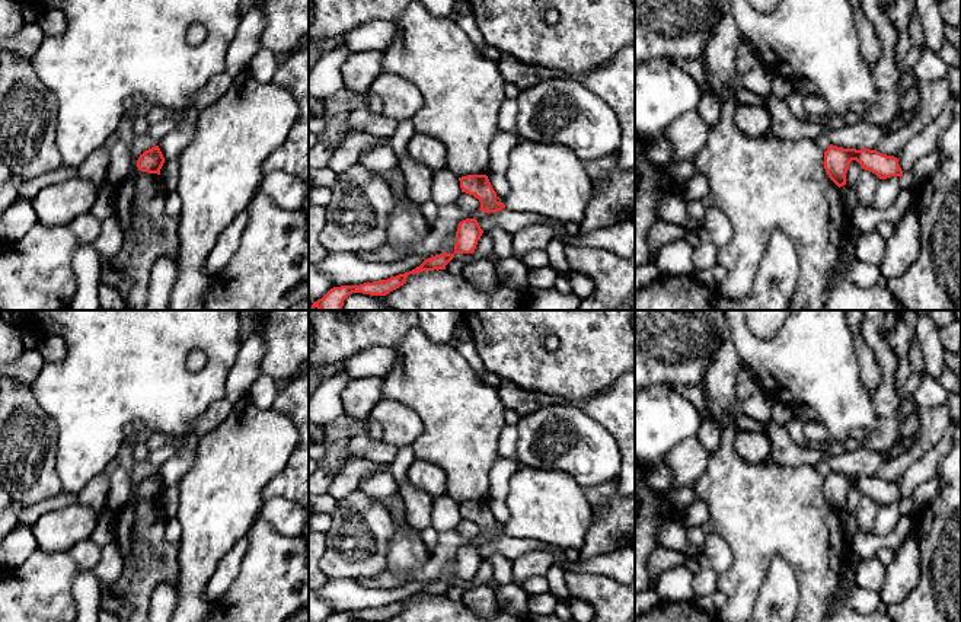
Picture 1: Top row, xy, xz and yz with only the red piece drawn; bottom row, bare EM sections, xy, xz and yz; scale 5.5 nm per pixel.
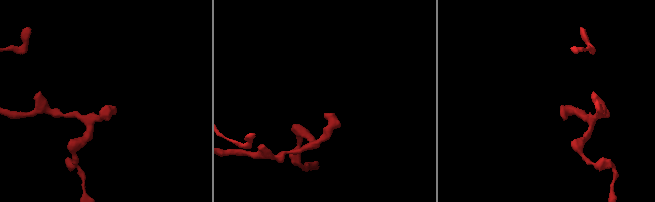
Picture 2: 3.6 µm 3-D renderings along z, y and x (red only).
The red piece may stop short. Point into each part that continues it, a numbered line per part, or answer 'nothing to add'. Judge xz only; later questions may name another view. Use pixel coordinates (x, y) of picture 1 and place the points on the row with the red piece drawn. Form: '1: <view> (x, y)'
1: xz (545, 178)

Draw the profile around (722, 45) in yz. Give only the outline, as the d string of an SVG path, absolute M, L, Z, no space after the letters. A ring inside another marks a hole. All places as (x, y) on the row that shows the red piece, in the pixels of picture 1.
M727 7L719 17L705 50L706 64L711 74L716 77L724 89L735 87L738 83L737 51L744 38L735 23L732 10Z

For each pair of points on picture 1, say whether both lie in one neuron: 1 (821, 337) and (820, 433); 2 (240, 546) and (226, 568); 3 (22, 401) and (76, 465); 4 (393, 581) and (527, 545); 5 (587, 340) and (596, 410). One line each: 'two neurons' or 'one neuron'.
1: two neurons
2: one neuron
3: two neurons
4: one neuron
5: two neurons

